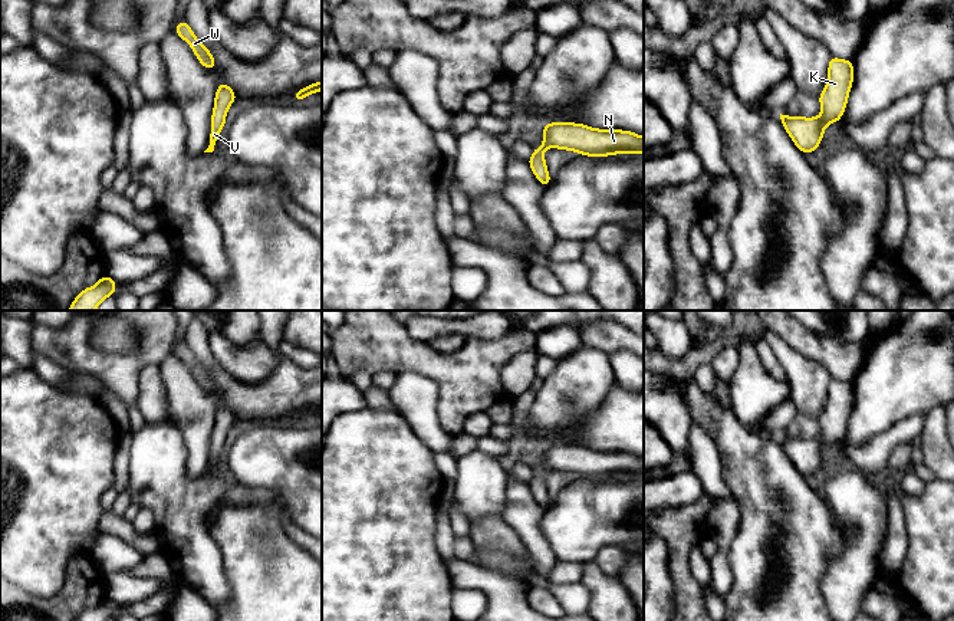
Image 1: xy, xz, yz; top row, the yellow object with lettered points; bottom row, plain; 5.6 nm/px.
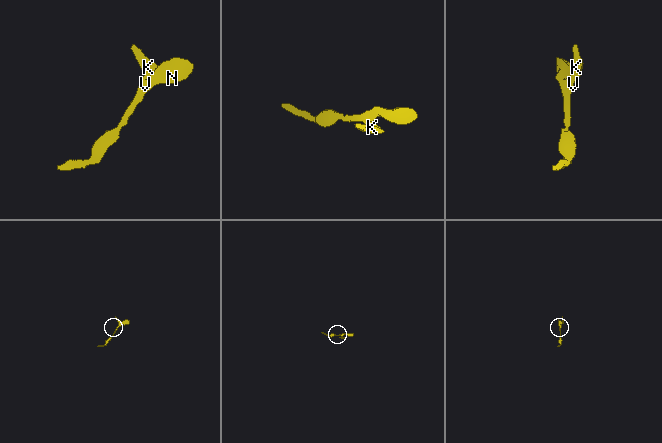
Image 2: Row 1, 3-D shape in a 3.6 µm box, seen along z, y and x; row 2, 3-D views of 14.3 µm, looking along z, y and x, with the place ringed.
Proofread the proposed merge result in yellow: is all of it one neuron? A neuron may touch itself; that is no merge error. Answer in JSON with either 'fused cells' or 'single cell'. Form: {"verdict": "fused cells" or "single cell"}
{"verdict": "single cell"}

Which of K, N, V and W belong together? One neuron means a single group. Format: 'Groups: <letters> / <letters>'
Groups: K N V W

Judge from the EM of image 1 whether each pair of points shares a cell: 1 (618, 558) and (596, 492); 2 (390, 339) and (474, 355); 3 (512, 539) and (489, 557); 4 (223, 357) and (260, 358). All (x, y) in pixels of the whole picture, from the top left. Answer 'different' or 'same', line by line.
1: different
2: same
3: different
4: same

